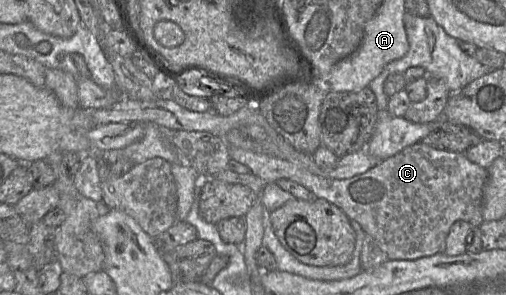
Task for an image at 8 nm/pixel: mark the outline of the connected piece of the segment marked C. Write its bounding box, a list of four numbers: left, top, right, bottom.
[229,143,488,260]

